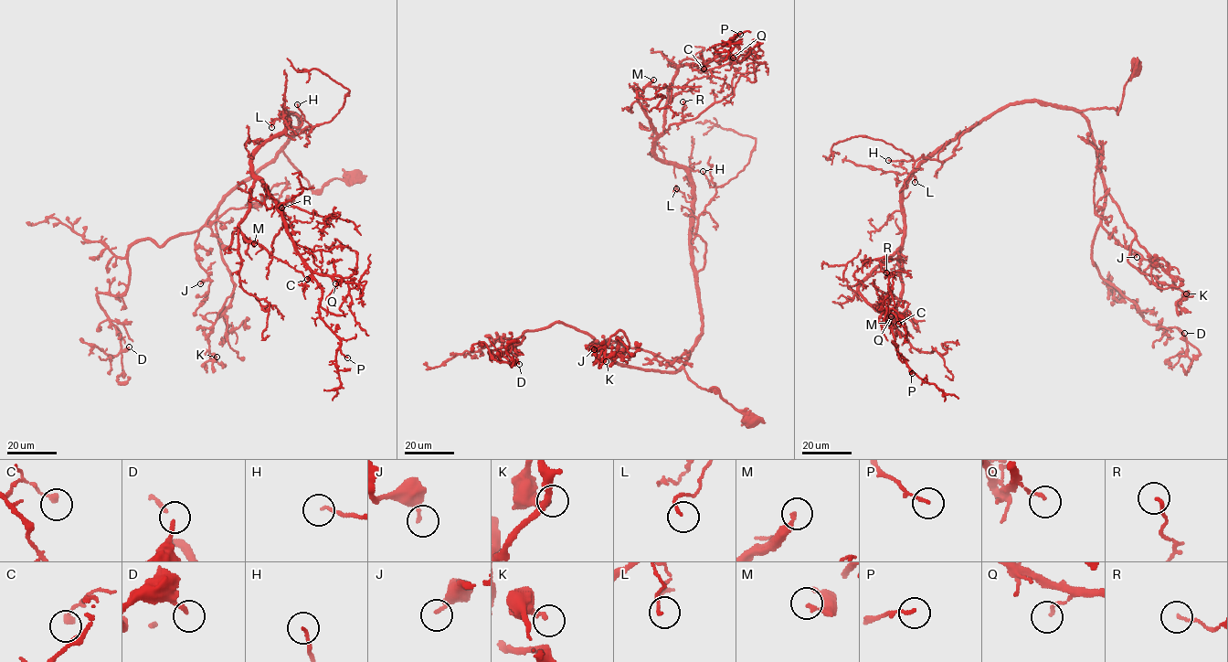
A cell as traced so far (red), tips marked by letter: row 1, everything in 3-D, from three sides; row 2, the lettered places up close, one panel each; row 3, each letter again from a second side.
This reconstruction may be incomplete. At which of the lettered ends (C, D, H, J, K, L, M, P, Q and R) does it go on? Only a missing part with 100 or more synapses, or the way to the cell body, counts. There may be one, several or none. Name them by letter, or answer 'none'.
M

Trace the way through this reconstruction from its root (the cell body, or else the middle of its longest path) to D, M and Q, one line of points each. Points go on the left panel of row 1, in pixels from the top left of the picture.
D: (353, 176), (313, 191), (281, 150), (200, 229), (133, 241), (123, 293), (97, 293), (129, 347)
M: (353, 176), (313, 191), (282, 149), (300, 124), (288, 111), (288, 129), (252, 153), (239, 231), (254, 243)
Q: (353, 176), (311, 187), (282, 149), (295, 112), (252, 153), (252, 175), (303, 261), (335, 283)

